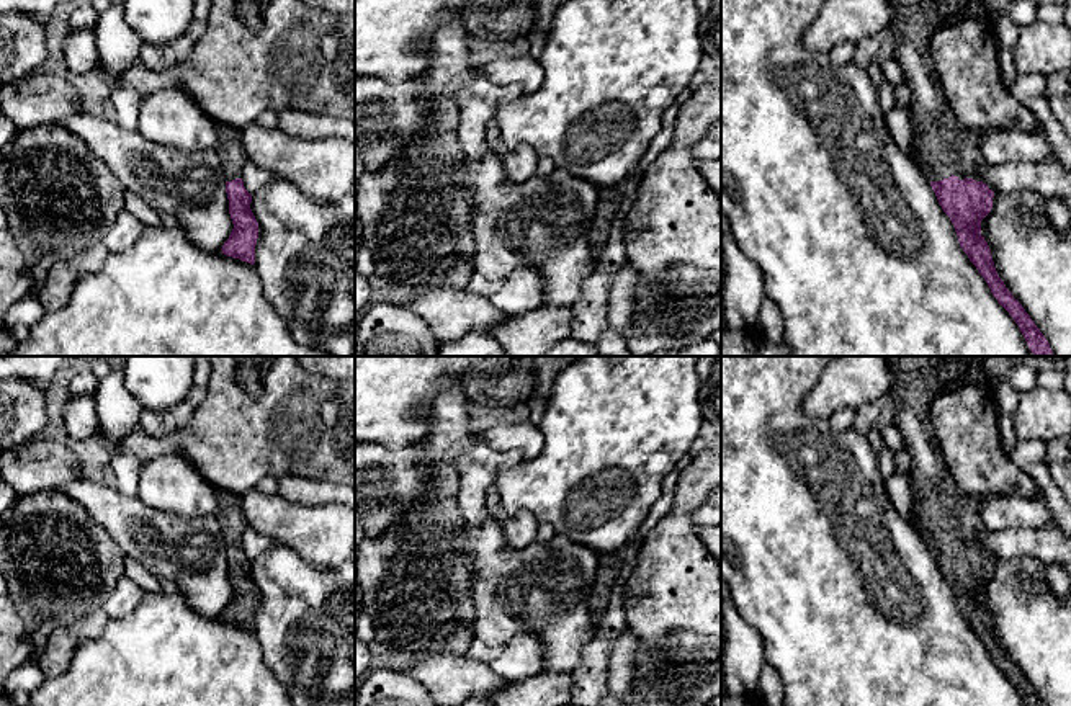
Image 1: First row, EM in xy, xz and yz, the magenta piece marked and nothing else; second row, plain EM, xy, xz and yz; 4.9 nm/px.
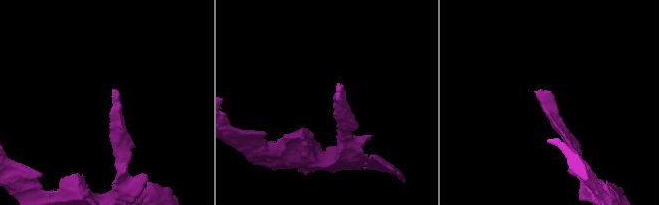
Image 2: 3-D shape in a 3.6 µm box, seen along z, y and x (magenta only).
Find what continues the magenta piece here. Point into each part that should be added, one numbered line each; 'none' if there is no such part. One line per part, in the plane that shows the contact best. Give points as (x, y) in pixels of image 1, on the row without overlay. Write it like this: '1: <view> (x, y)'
1: yz (945, 513)

